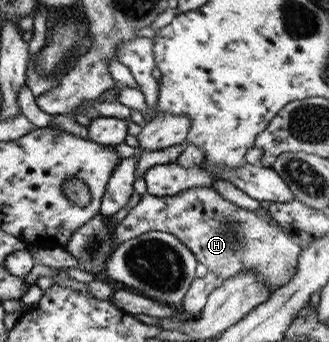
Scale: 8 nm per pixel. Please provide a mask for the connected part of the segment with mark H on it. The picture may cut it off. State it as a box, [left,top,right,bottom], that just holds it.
[113,186,301,292]

